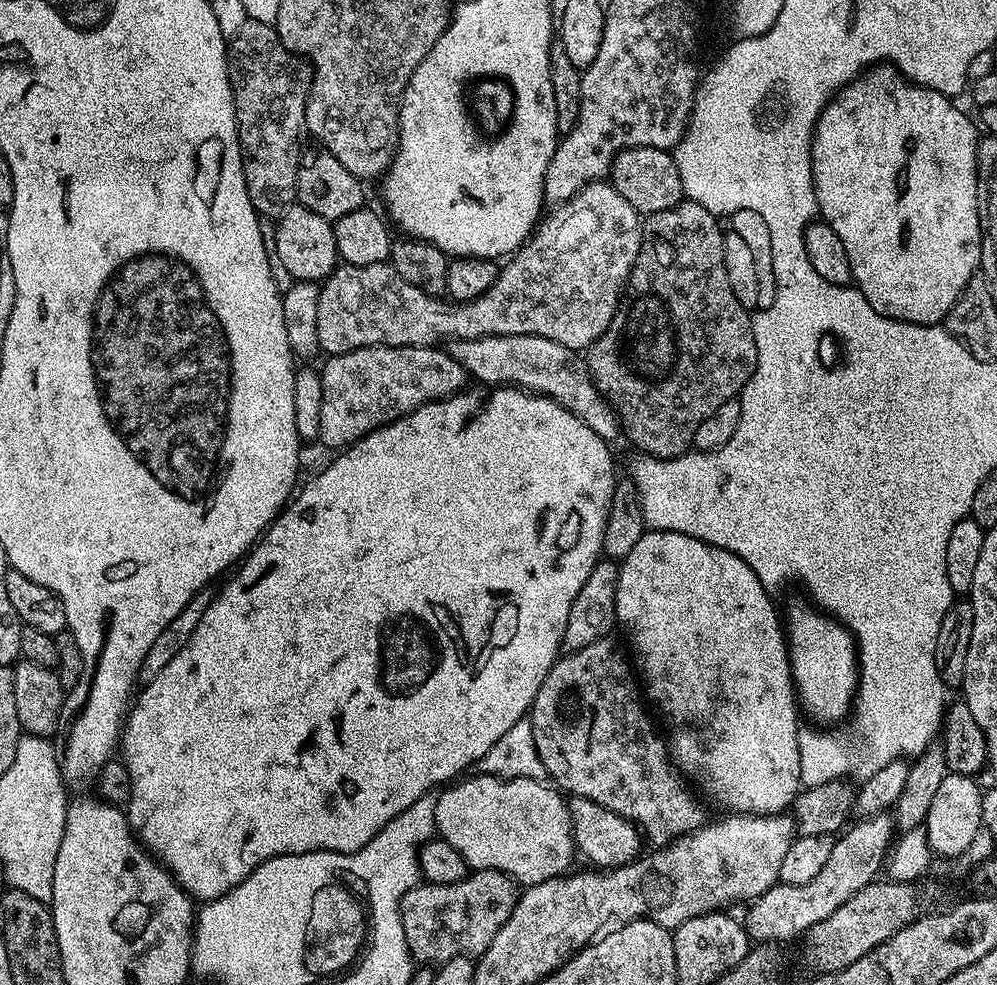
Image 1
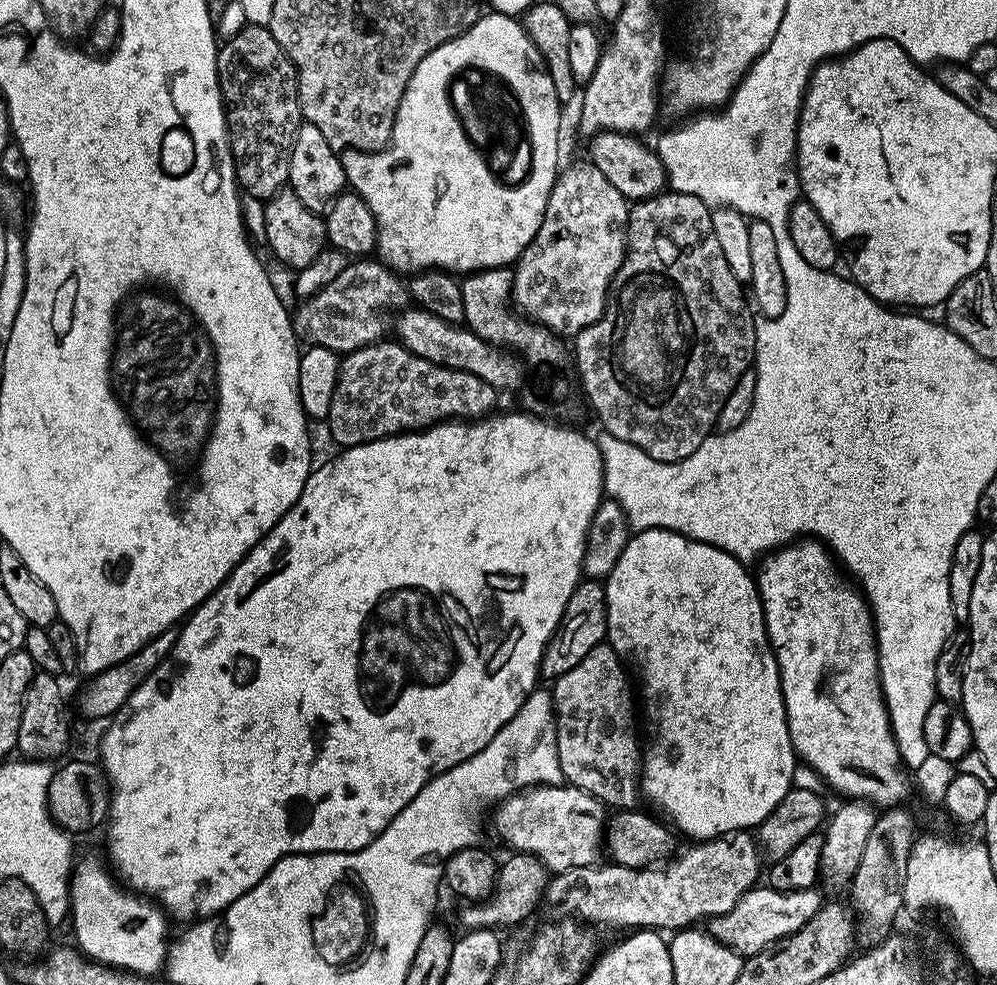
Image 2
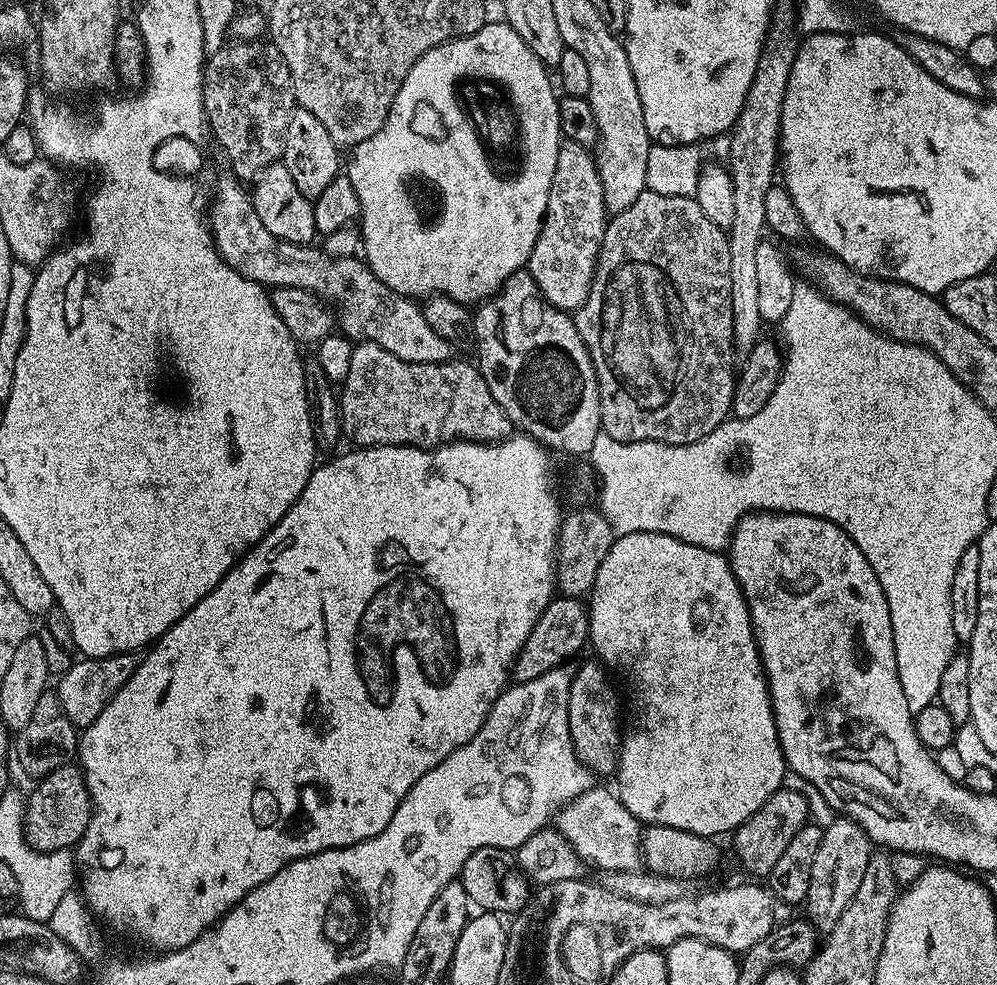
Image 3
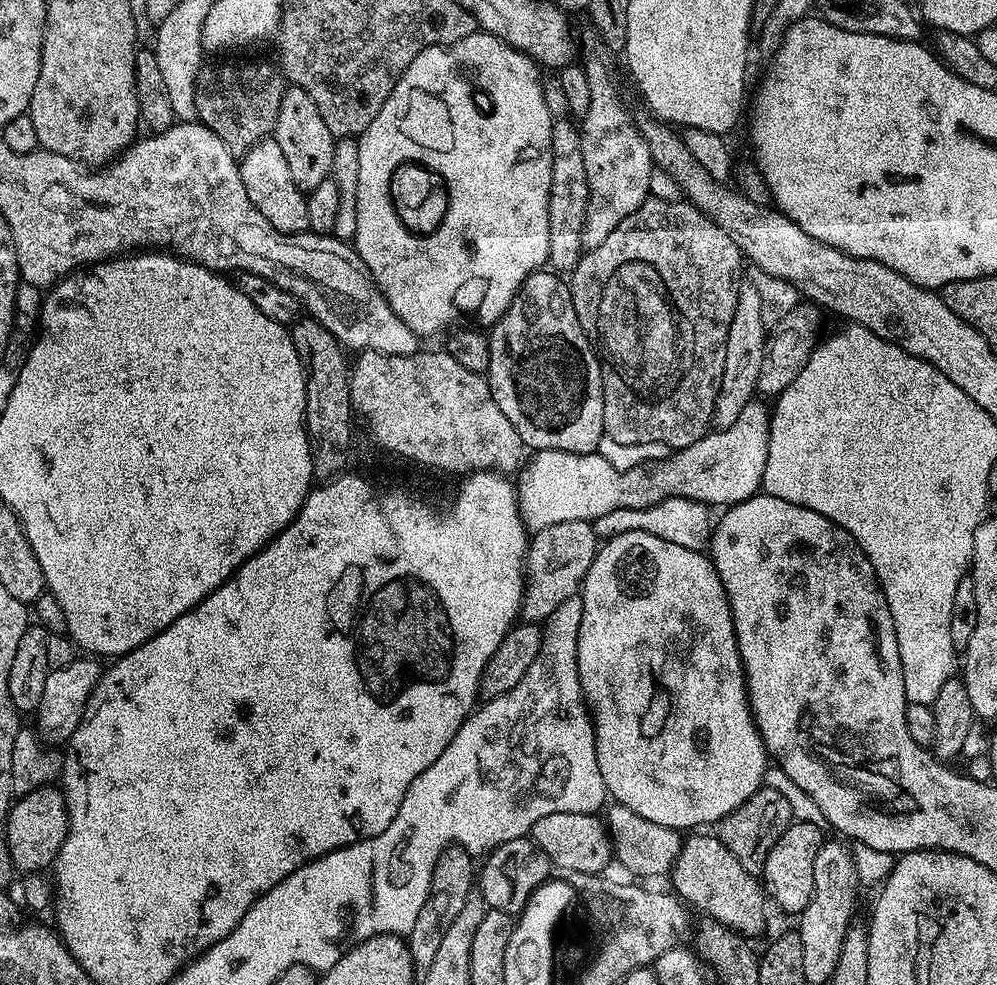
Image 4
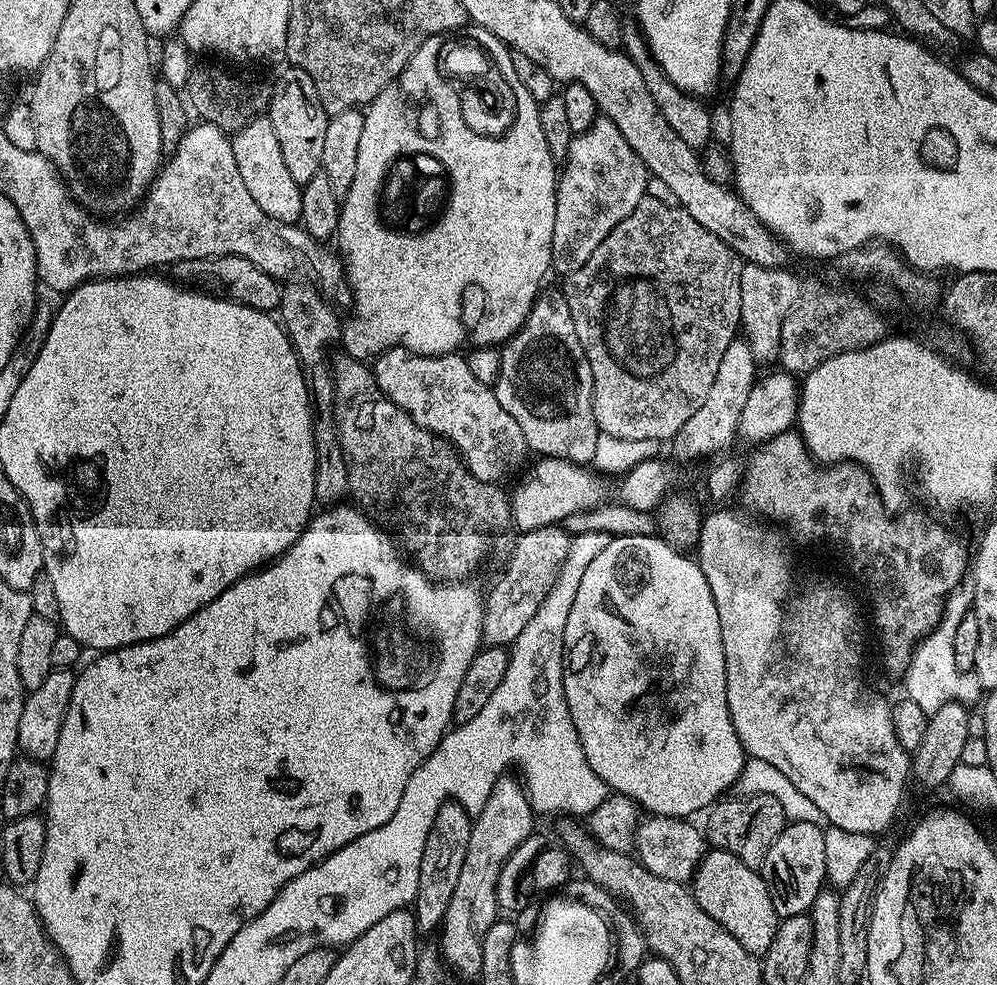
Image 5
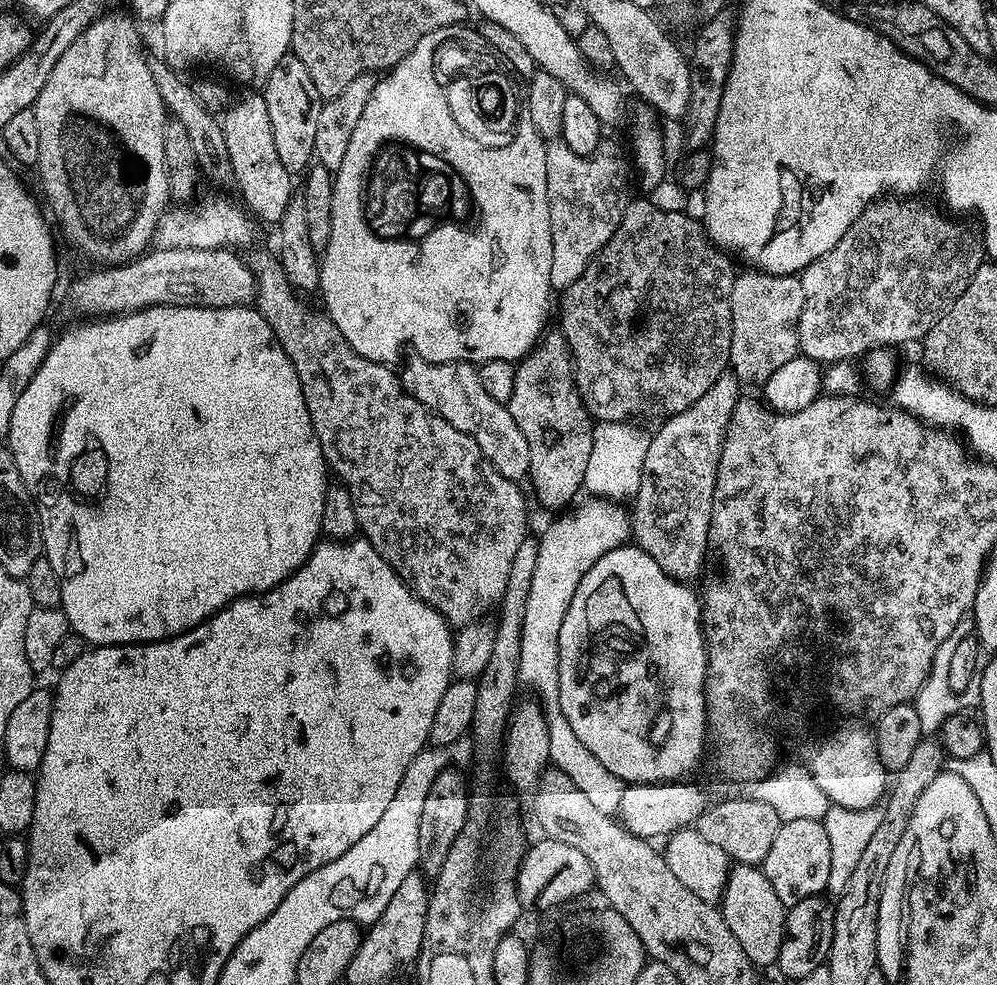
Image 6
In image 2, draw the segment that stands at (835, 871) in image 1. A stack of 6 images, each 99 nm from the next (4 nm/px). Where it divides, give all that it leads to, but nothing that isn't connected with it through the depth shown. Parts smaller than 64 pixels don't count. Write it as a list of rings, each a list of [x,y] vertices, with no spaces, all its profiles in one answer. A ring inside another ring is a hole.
[[[757,886],[742,894],[742,898],[738,898],[738,902],[726,914],[711,917],[706,930],[727,948],[733,948],[740,957],[747,958],[802,929],[821,908],[820,892],[819,887],[779,892],[771,886]]]

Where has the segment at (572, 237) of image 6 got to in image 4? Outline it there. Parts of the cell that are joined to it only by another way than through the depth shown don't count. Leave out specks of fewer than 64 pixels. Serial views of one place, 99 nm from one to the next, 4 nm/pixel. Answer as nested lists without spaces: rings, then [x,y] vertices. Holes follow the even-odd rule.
[[[589,34],[582,40],[582,67],[586,70],[586,78],[590,78],[590,110],[586,110],[578,124],[582,166],[586,166],[588,179],[588,205],[582,230],[582,245],[585,249],[606,242],[610,230],[614,230],[614,226],[618,226],[622,218],[634,214],[634,210],[642,206],[642,202],[650,195],[650,174],[654,170],[650,146],[646,146],[646,138],[642,138],[639,123],[635,119],[632,121],[632,112],[624,105],[624,96],[620,93],[620,80],[616,77],[616,64],[612,61],[612,56],[613,49],[607,48],[599,36]]]

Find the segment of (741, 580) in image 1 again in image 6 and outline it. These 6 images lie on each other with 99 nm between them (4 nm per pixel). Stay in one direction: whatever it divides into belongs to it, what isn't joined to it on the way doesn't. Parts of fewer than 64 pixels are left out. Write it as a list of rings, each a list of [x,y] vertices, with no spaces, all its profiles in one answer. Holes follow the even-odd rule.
[[[629,542],[622,548],[615,548],[594,566],[582,578],[578,590],[574,590],[574,598],[570,602],[570,610],[566,610],[566,618],[562,618],[562,630],[558,630],[558,682],[560,683],[560,713],[570,722],[570,730],[578,734],[578,742],[610,770],[625,785],[629,784],[666,784],[680,782],[700,764],[700,755],[706,748],[708,730],[708,703],[704,697],[704,683],[708,669],[708,646],[704,639],[704,625],[702,623],[702,600],[699,595],[691,592],[687,583],[667,576],[646,550],[637,548],[635,543]]]

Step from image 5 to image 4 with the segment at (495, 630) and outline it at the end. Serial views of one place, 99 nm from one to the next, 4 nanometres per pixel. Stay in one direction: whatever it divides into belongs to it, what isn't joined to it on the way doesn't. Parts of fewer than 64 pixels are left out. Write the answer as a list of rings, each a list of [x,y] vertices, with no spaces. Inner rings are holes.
[[[589,521],[558,522],[535,533],[528,542],[526,583],[522,616],[528,622],[544,622],[566,602],[566,598],[581,591],[586,574],[596,557],[598,537]]]

